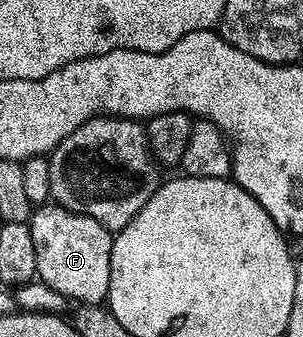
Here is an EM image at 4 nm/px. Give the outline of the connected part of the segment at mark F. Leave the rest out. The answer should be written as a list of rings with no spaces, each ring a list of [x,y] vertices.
[[[42,205],[30,216],[32,245],[36,245],[37,278],[78,305],[98,305],[106,299],[114,235],[100,221],[57,205]]]

